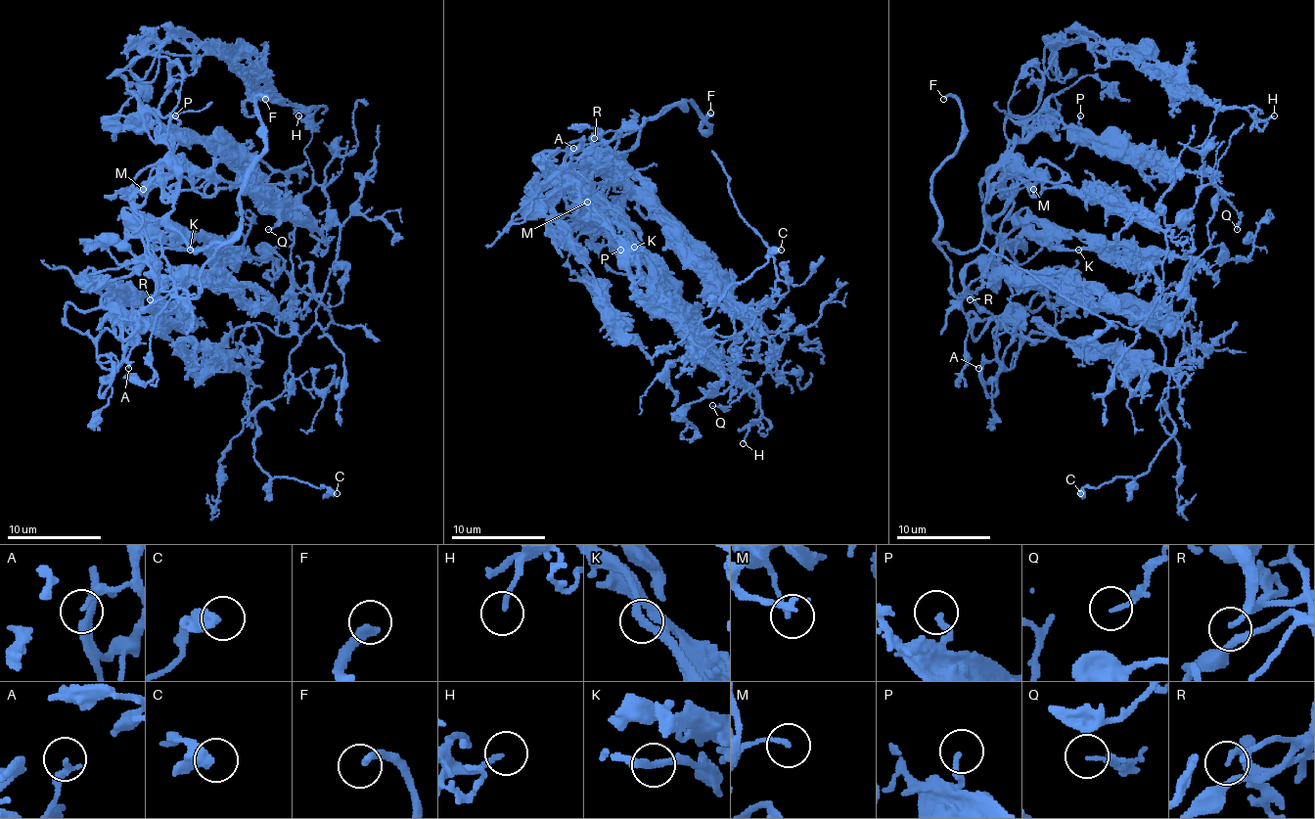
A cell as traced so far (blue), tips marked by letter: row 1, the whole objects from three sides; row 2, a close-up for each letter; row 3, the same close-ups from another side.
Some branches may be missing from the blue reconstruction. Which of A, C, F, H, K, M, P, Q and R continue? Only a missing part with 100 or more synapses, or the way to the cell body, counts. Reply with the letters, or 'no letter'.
F, M

